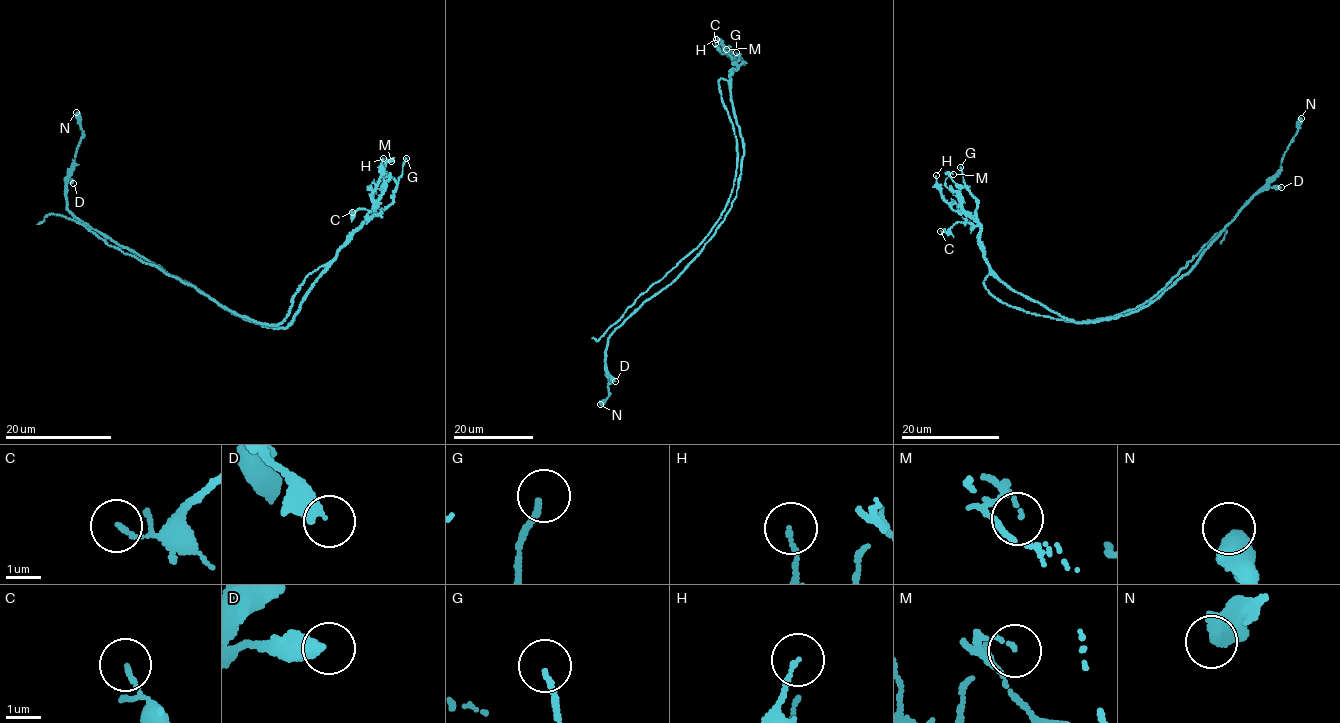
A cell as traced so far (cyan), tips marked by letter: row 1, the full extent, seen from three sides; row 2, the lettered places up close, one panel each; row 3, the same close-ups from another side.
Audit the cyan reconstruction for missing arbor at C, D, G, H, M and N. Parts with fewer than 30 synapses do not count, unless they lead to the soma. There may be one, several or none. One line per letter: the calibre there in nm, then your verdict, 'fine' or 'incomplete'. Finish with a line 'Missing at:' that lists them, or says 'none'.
C: 90 nm | fine
D: 440 nm | fine
G: 130 nm | fine
H: 90 nm | fine
M: 80 nm | fine
N: 550 nm | fine
Missing at: none

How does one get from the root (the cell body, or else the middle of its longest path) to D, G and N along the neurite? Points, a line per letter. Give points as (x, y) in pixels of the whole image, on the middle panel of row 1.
D: (734, 110), (743, 149), (736, 197), (714, 235), (685, 271), (643, 303), (608, 338), (604, 359), (615, 381)
G: (734, 110), (729, 78), (733, 70), (745, 62), (743, 63), (736, 52)
N: (734, 110), (743, 149), (736, 197), (685, 271), (608, 338), (604, 361), (609, 395), (600, 404)

